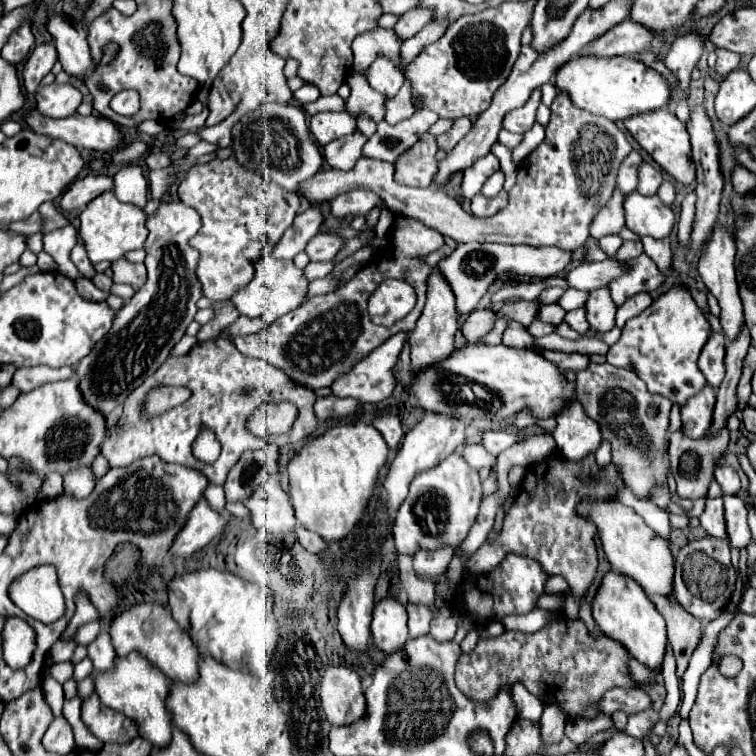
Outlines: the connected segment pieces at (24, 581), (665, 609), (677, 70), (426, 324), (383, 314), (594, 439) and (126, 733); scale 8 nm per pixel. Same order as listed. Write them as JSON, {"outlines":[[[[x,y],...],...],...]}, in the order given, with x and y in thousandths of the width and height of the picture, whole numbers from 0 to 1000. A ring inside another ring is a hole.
{"outlines":[[[[50,749],[16,772],[16,794],[37,815],[69,825],[86,811],[85,786],[79,780],[71,749]]],[[[860,788],[860,794],[884,825],[884,852],[889,854],[894,870],[894,892],[899,897],[910,884],[915,862],[929,847],[929,825],[915,812],[910,812],[894,794],[886,796],[878,788]]],[[[907,42],[907,45],[899,45],[884,74],[881,74],[881,87],[897,101],[897,108],[899,108],[899,119],[902,122],[910,122],[910,114],[913,114],[913,95],[921,90],[929,69],[931,69],[931,58],[934,58],[934,48],[926,45],[926,42]]],[[[574,352],[571,362],[566,365],[566,384],[563,384],[563,402],[558,410],[558,418],[550,426],[550,434],[542,439],[542,460],[545,460],[545,481],[542,492],[550,495],[561,484],[571,484],[574,479],[582,479],[593,471],[593,466],[601,463],[601,444],[606,439],[606,413],[601,399],[601,386],[590,368],[582,362],[582,357]]],[[[508,370],[487,397],[487,413],[492,426],[503,431],[519,431],[534,421],[550,402],[548,381],[534,370]]],[[[762,529],[751,532],[738,548],[738,563],[730,577],[741,601],[757,606],[759,611],[767,611],[767,606],[775,606],[778,601],[786,601],[796,582],[794,566],[788,558],[783,558],[783,553],[772,548],[772,540]]],[[[127,915],[108,926],[106,952],[135,981],[164,984],[180,976],[180,958],[169,947],[138,934]]]]}

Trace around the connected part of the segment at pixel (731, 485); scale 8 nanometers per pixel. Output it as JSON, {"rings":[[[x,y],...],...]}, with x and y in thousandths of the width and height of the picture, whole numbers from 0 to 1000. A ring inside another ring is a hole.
{"rings":[[[952,616],[944,622],[950,640],[955,643],[958,653],[974,653],[979,648],[979,630],[968,616]]]}

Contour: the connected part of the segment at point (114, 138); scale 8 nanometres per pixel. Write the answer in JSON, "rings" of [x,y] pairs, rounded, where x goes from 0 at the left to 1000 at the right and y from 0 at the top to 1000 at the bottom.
{"rings":[[[48,146],[34,153],[34,164],[40,172],[53,177],[63,177],[69,183],[79,183],[103,198],[130,198],[130,201],[148,201],[161,190],[164,177],[159,169],[143,159],[130,153],[106,153],[95,151],[90,156],[61,156],[53,153]]]}

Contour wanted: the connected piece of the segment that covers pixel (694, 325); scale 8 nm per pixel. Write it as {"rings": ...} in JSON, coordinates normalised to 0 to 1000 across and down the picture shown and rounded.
{"rings":[[[889,378],[870,397],[865,397],[852,415],[844,415],[828,426],[823,447],[804,460],[802,476],[810,484],[836,489],[847,503],[854,505],[860,521],[873,521],[886,532],[899,534],[915,526],[915,521],[926,519],[926,513],[934,508],[931,495],[921,489],[921,484],[937,444],[939,429],[913,386],[902,378]]]}

